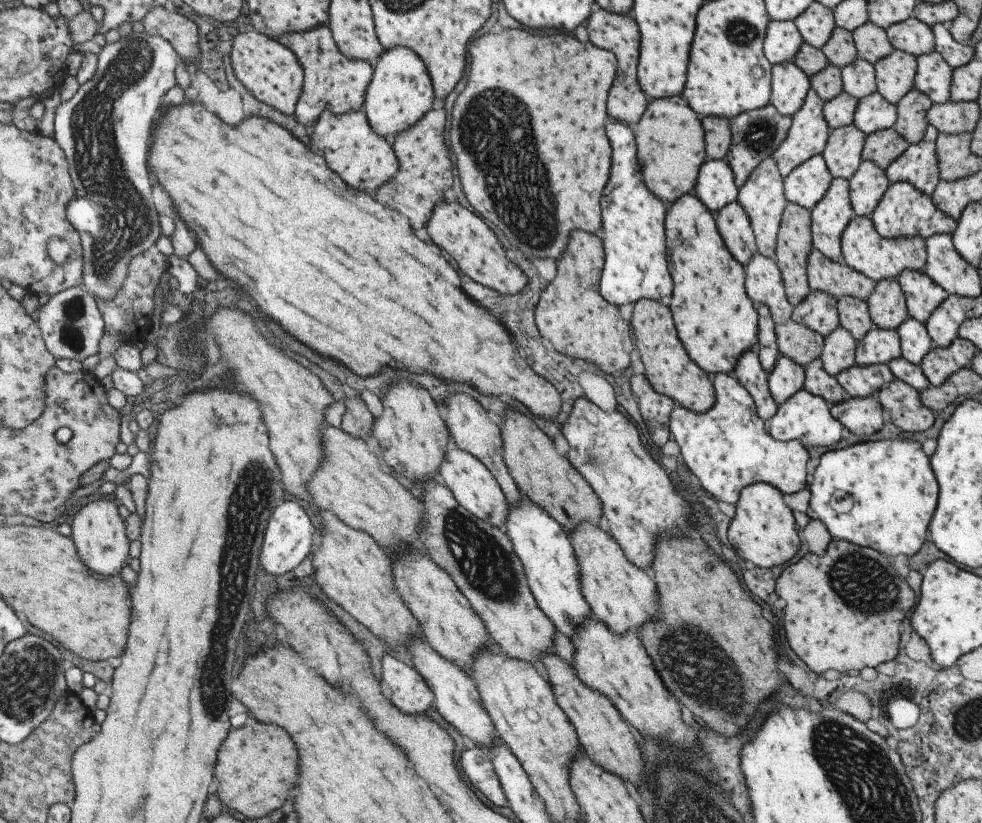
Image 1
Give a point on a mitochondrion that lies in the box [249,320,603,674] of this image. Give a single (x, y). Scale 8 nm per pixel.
(488, 567)

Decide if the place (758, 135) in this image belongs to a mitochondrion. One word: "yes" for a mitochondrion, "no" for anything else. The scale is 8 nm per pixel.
yes

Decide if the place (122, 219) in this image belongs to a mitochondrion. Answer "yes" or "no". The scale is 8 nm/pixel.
yes

